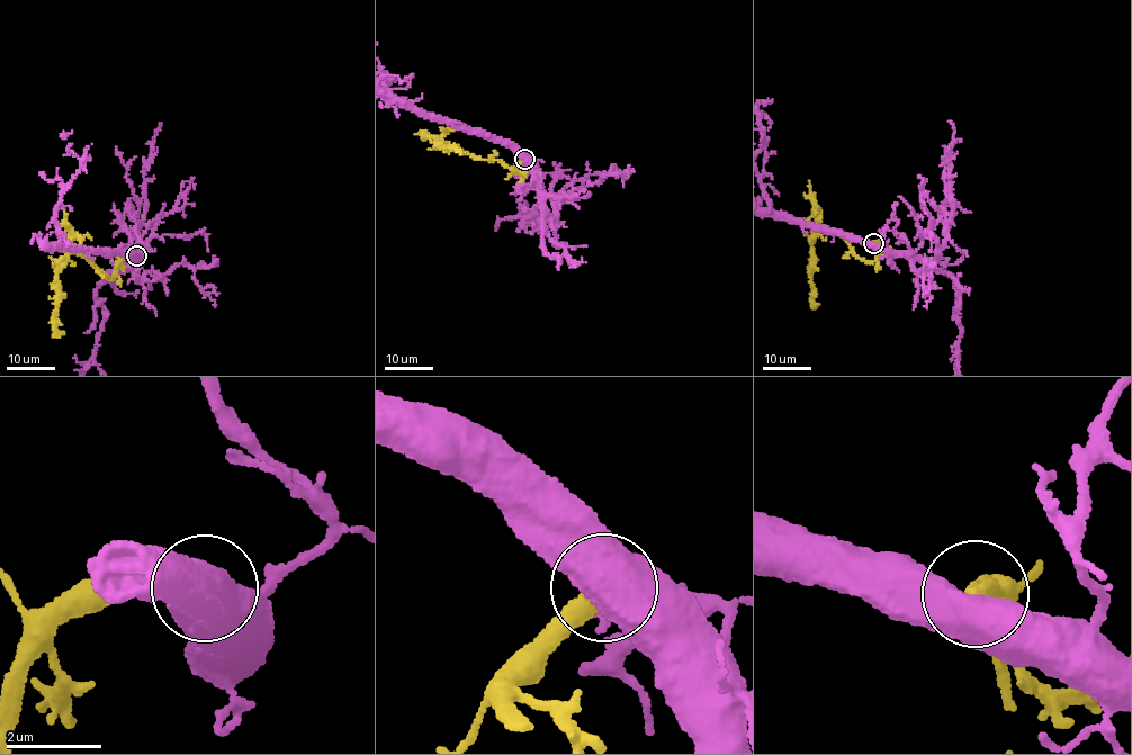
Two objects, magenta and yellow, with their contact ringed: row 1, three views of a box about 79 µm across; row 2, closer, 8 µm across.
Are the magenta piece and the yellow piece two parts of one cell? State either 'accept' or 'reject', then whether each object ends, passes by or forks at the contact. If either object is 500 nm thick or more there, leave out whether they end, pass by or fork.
reject

